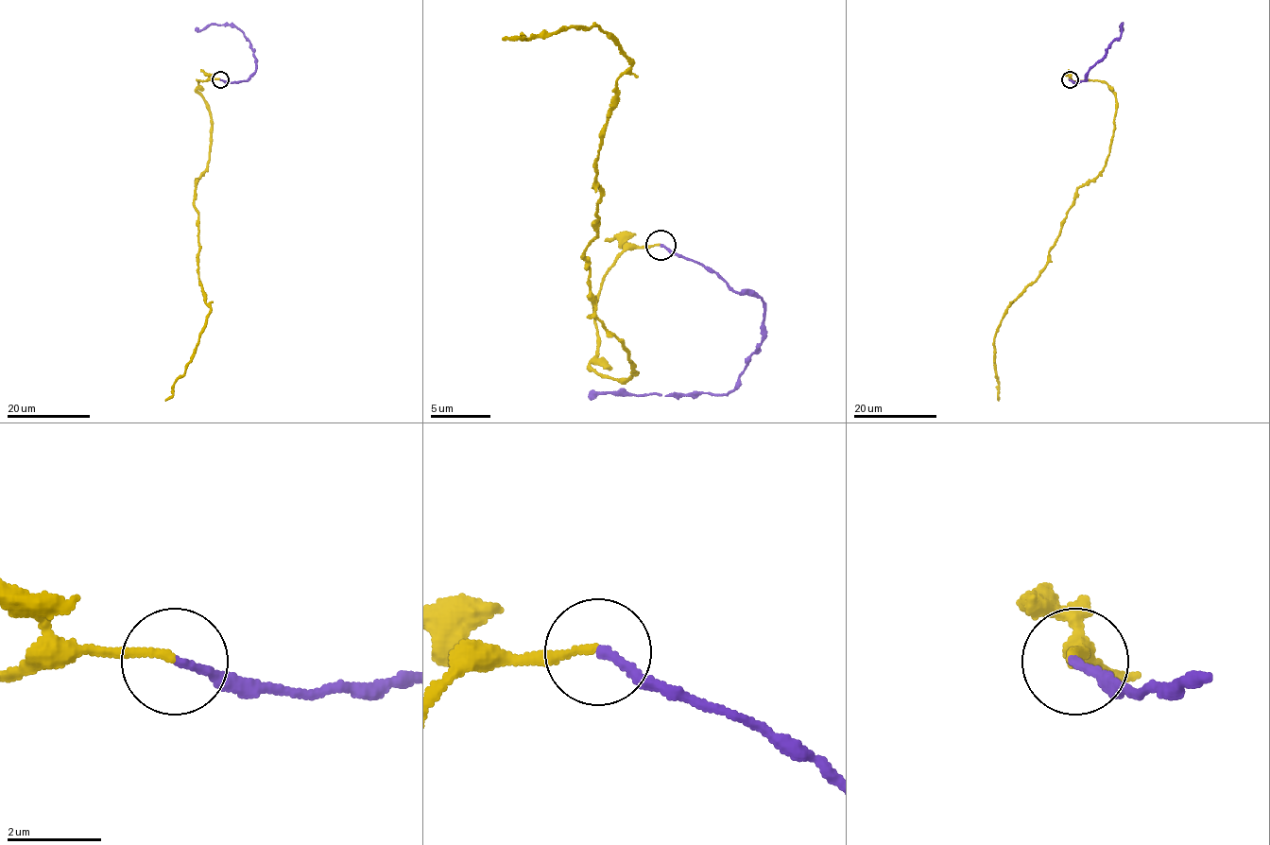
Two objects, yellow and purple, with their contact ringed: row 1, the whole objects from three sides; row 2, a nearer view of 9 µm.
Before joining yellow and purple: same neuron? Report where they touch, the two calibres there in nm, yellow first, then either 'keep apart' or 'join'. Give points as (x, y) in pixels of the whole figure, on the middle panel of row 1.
(660, 245) | 180/180 nm | join

